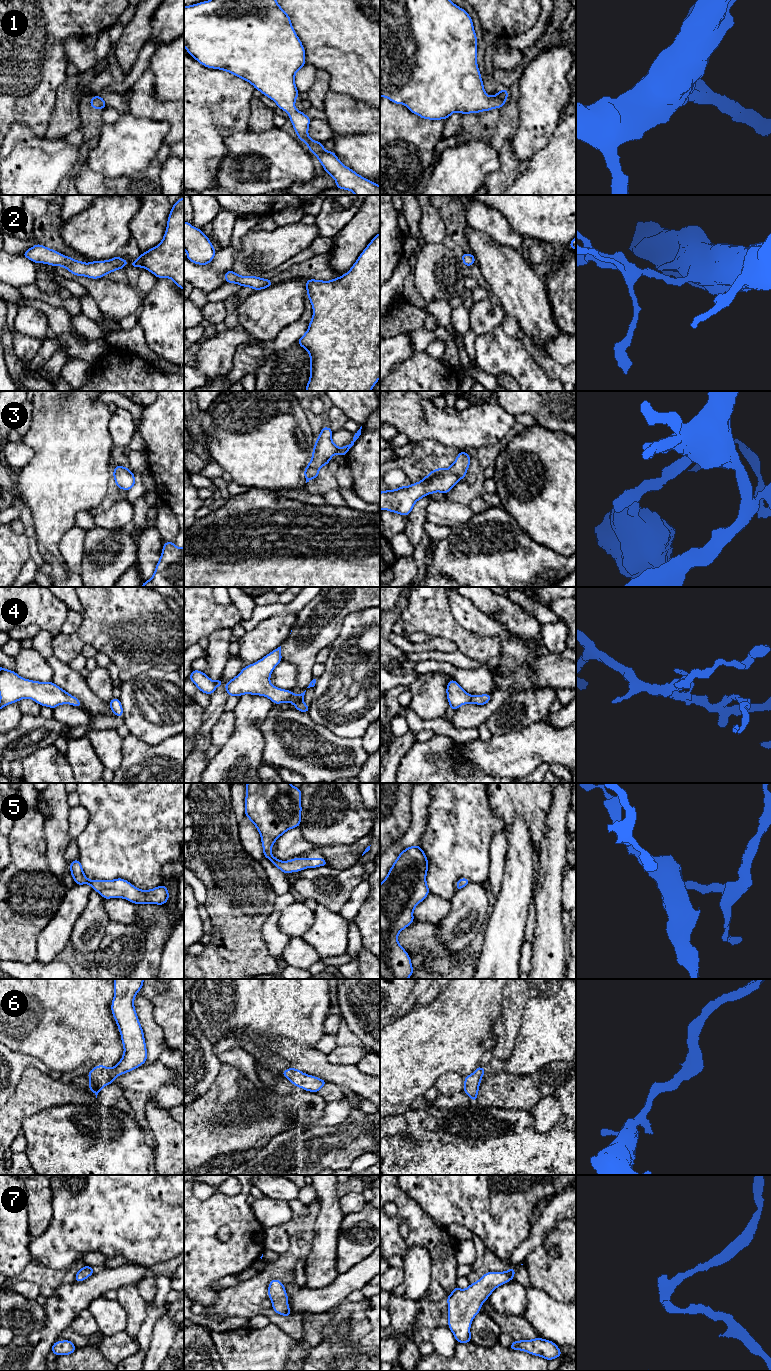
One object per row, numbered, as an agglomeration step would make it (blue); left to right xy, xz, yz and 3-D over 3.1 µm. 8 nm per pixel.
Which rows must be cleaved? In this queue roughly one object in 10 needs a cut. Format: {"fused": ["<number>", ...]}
{"fused": []}

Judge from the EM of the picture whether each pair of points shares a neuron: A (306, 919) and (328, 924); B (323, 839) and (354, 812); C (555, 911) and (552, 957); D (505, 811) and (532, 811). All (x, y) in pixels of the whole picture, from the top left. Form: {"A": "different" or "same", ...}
{"A": "different", "B": "same", "C": "same", "D": "same"}

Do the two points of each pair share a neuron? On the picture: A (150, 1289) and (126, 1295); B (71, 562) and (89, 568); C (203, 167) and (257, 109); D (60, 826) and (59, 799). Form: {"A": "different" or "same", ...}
{"A": "different", "B": "different", "C": "different", "D": "same"}

